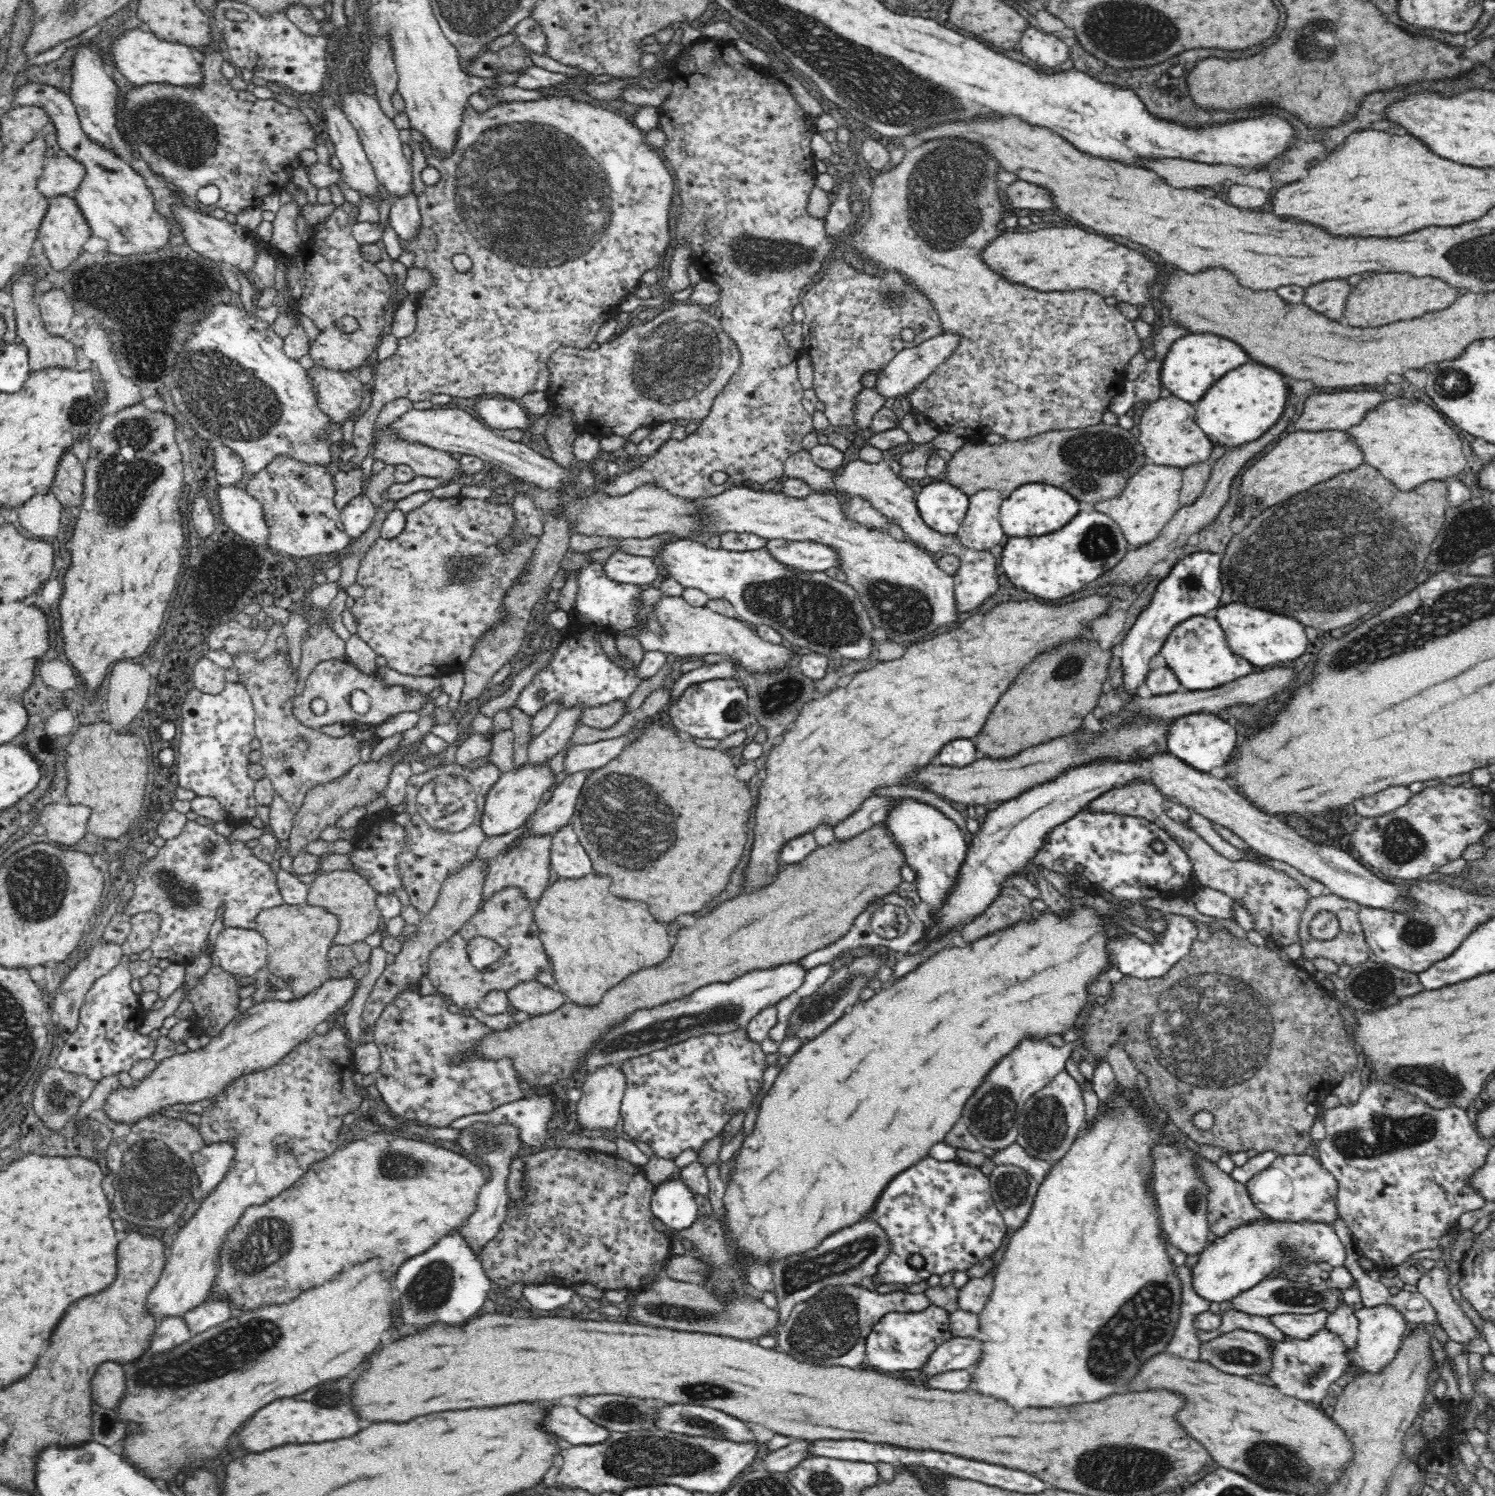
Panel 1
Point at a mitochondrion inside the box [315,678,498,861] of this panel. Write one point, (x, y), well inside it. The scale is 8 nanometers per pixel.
(466, 812)

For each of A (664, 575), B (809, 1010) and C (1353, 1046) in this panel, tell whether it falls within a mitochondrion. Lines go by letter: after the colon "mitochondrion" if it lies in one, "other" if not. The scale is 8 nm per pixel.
A: other
B: mitochondrion
C: other

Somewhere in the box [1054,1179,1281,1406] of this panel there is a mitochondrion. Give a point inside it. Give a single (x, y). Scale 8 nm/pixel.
(1133, 1330)

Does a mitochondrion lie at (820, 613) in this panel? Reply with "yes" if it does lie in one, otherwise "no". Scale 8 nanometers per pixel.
yes

